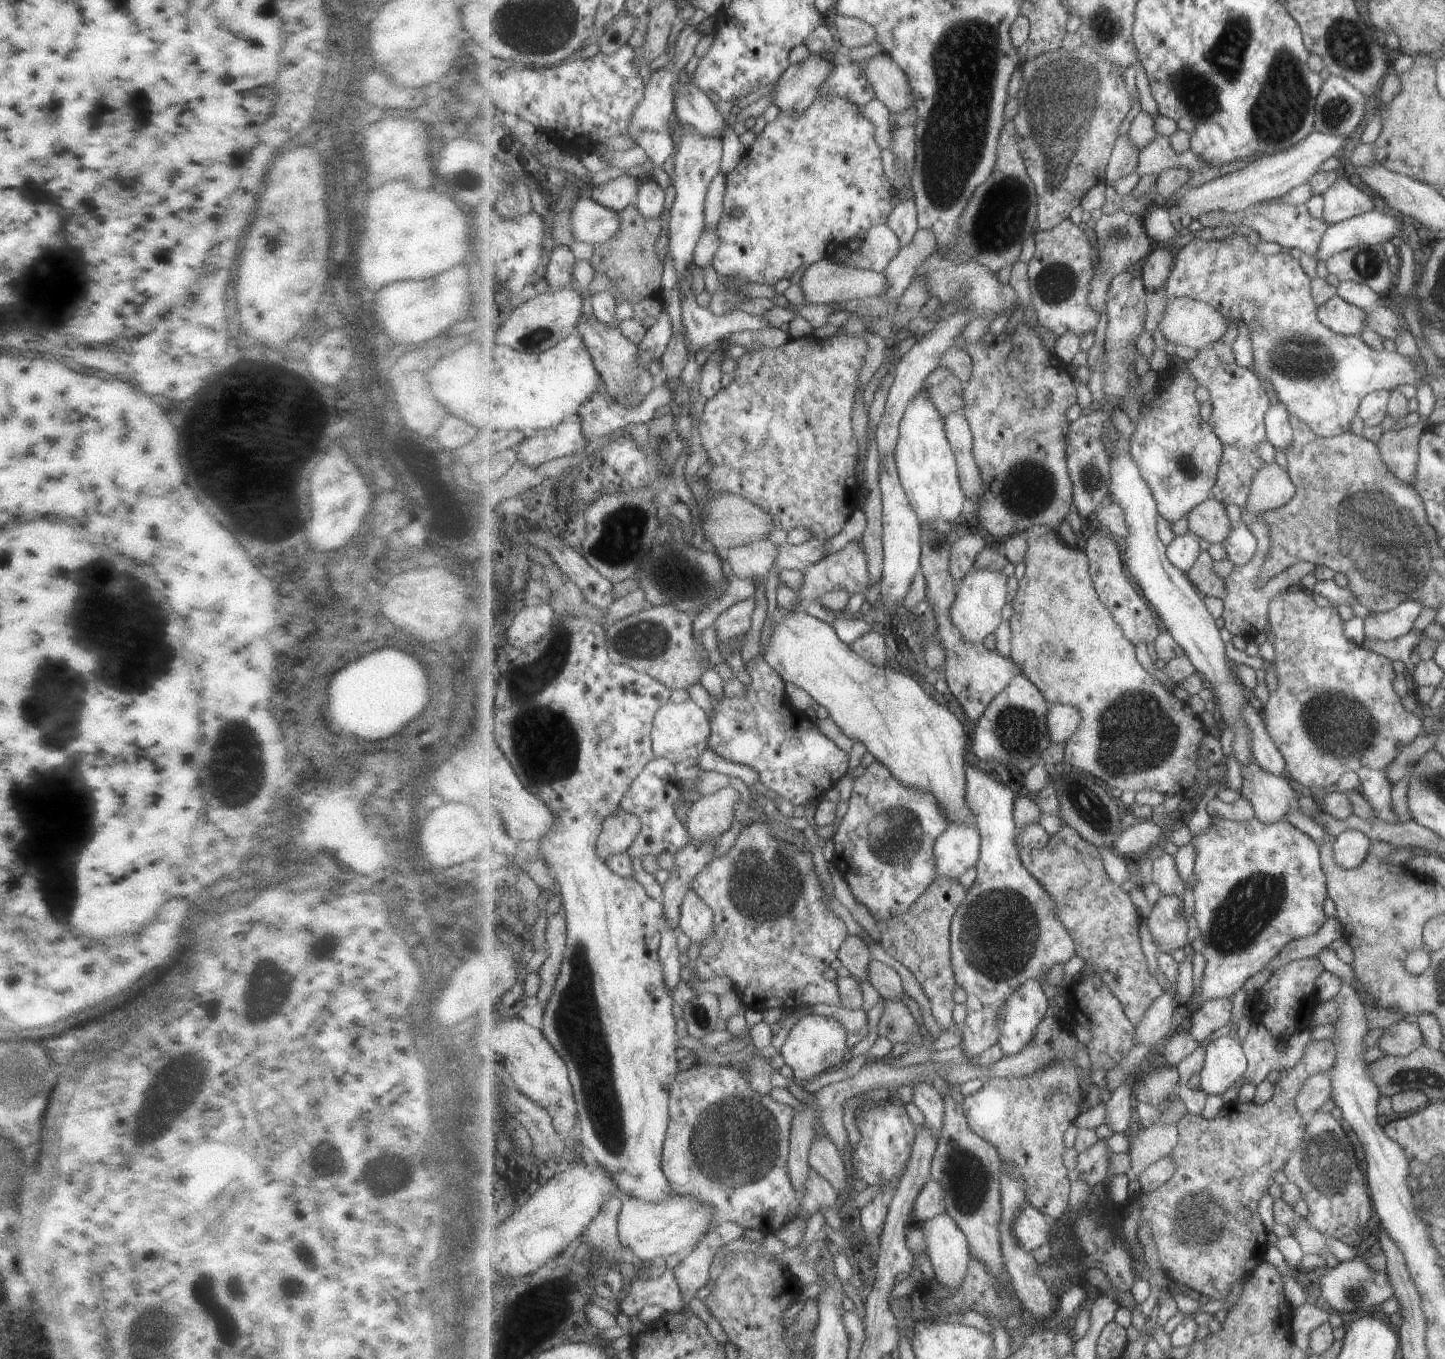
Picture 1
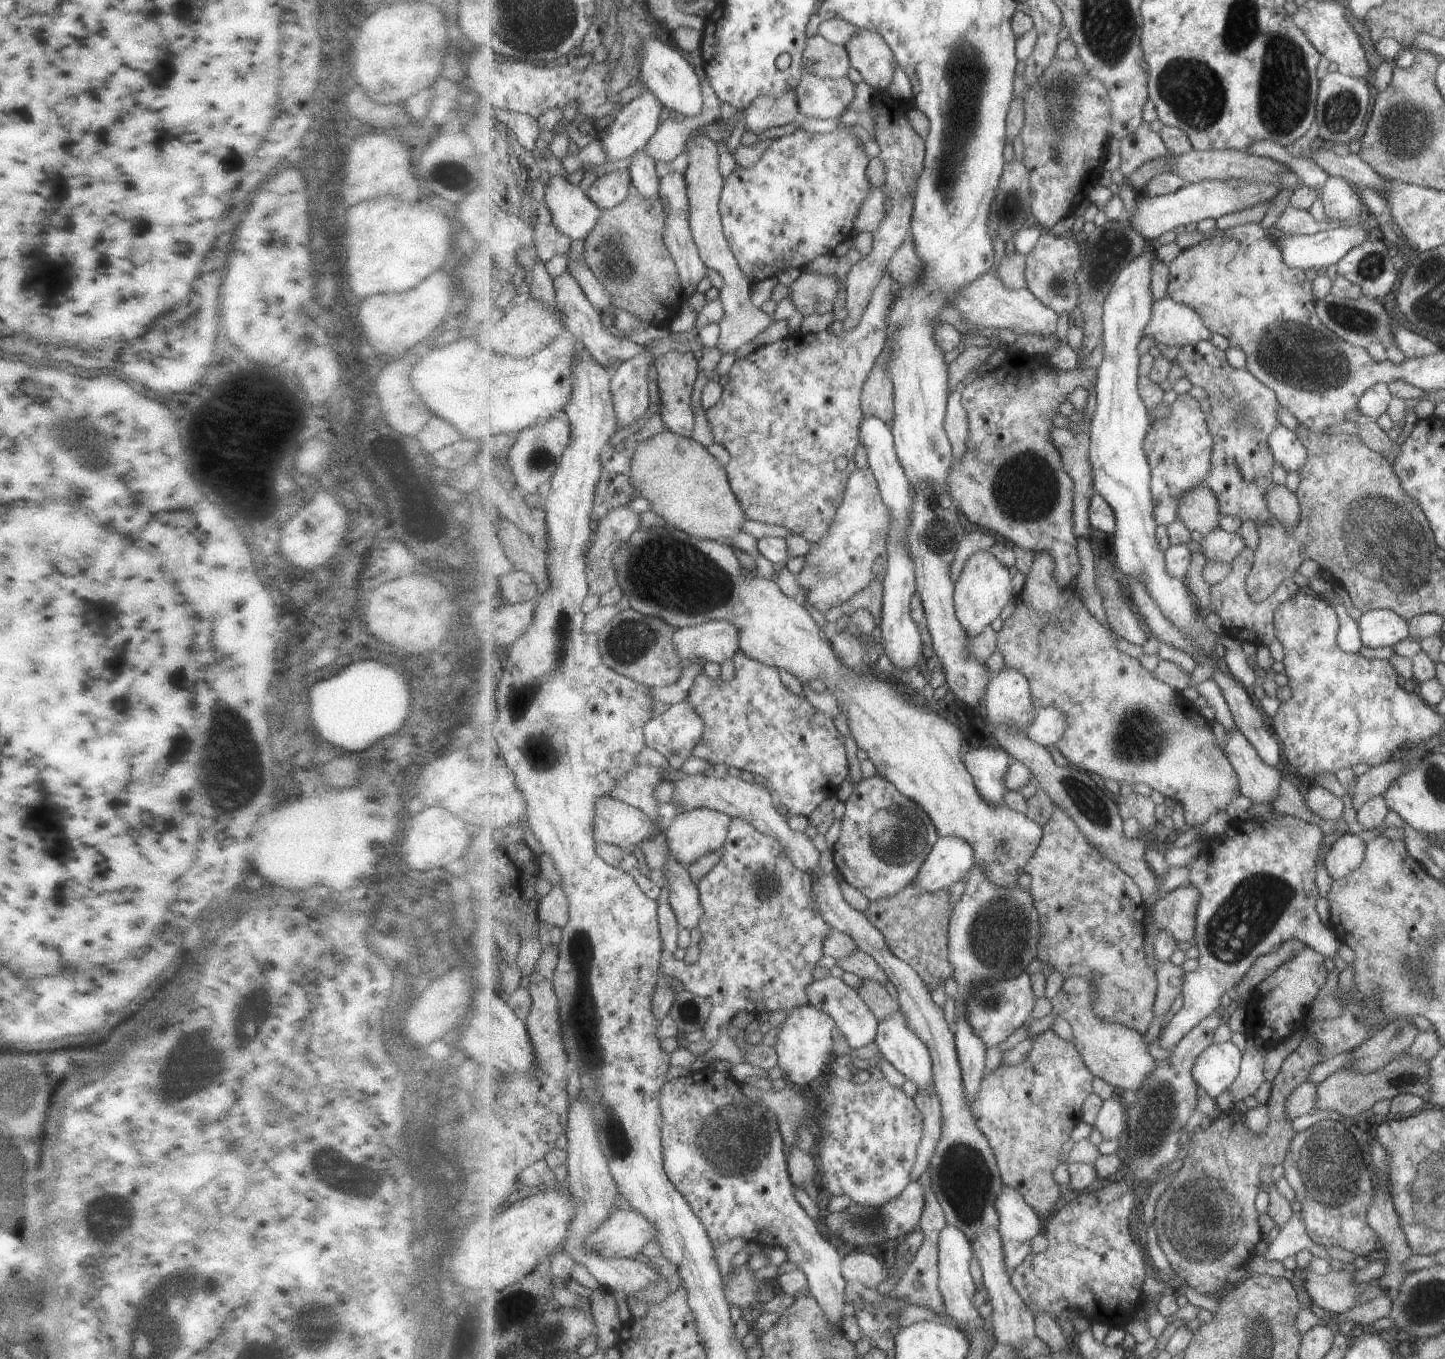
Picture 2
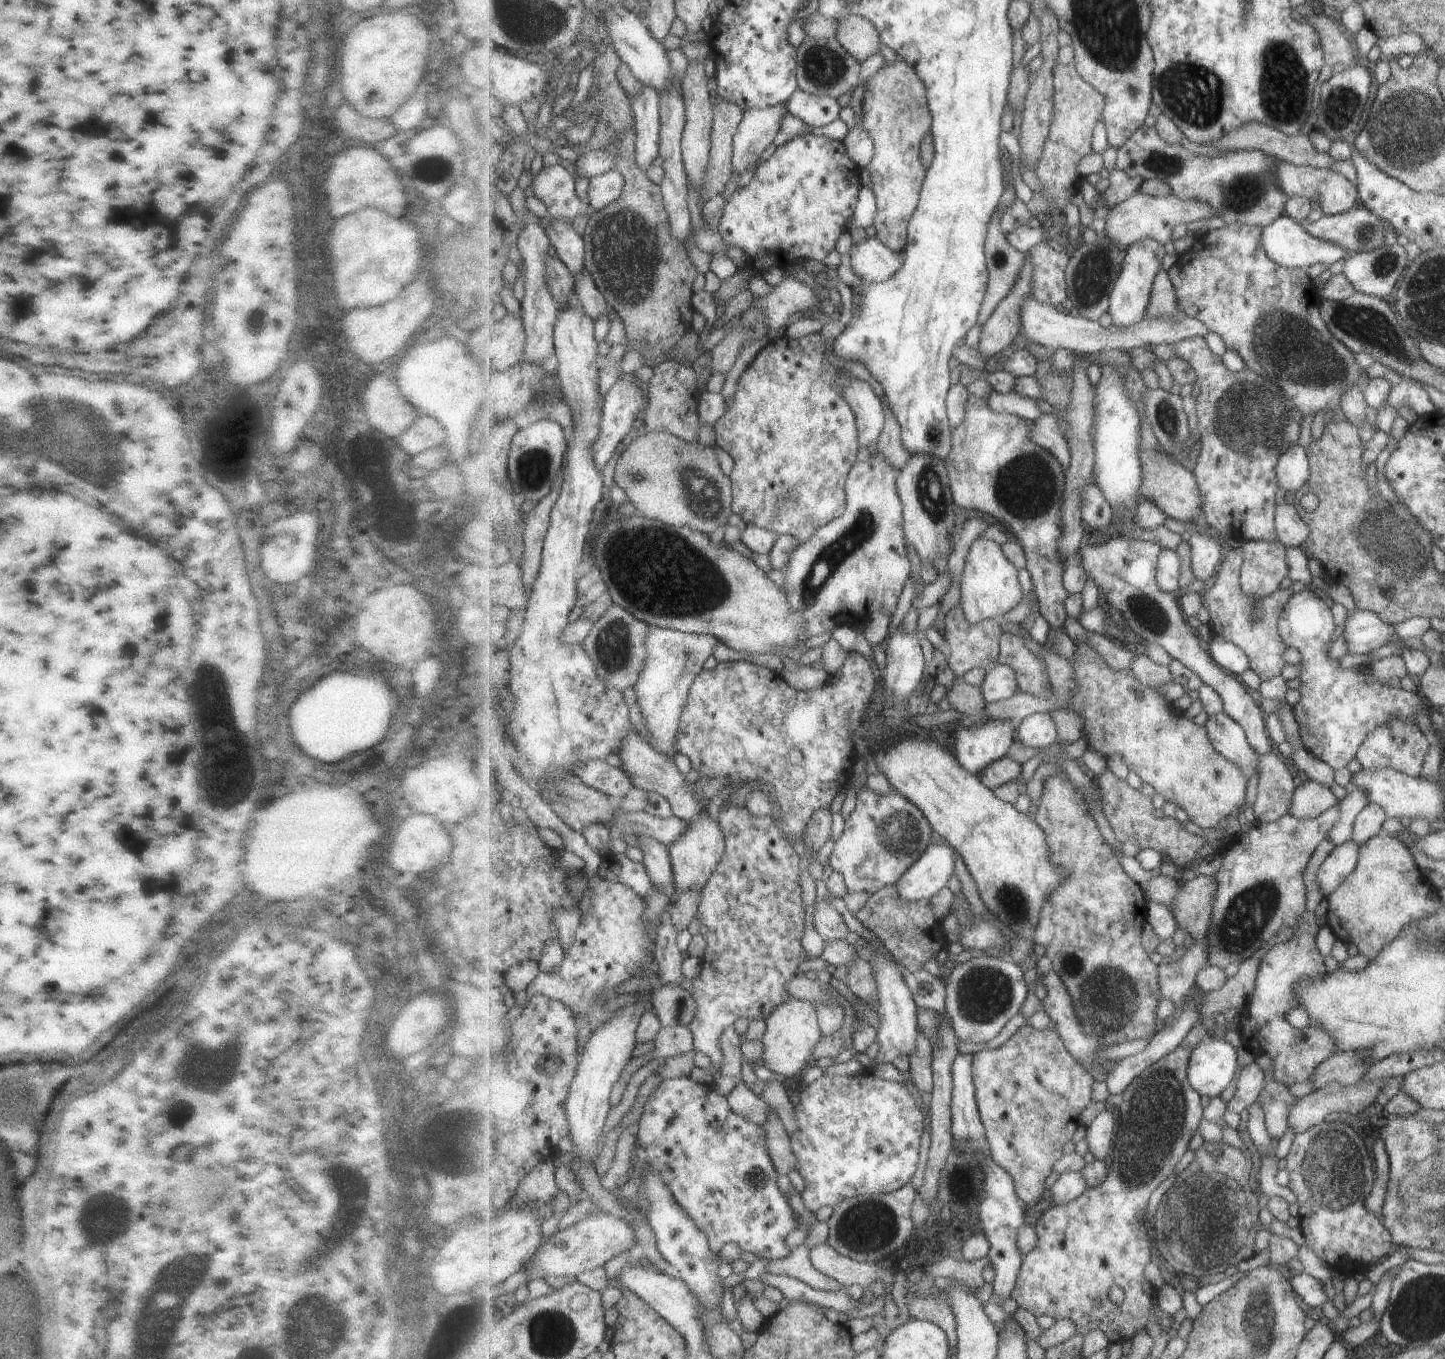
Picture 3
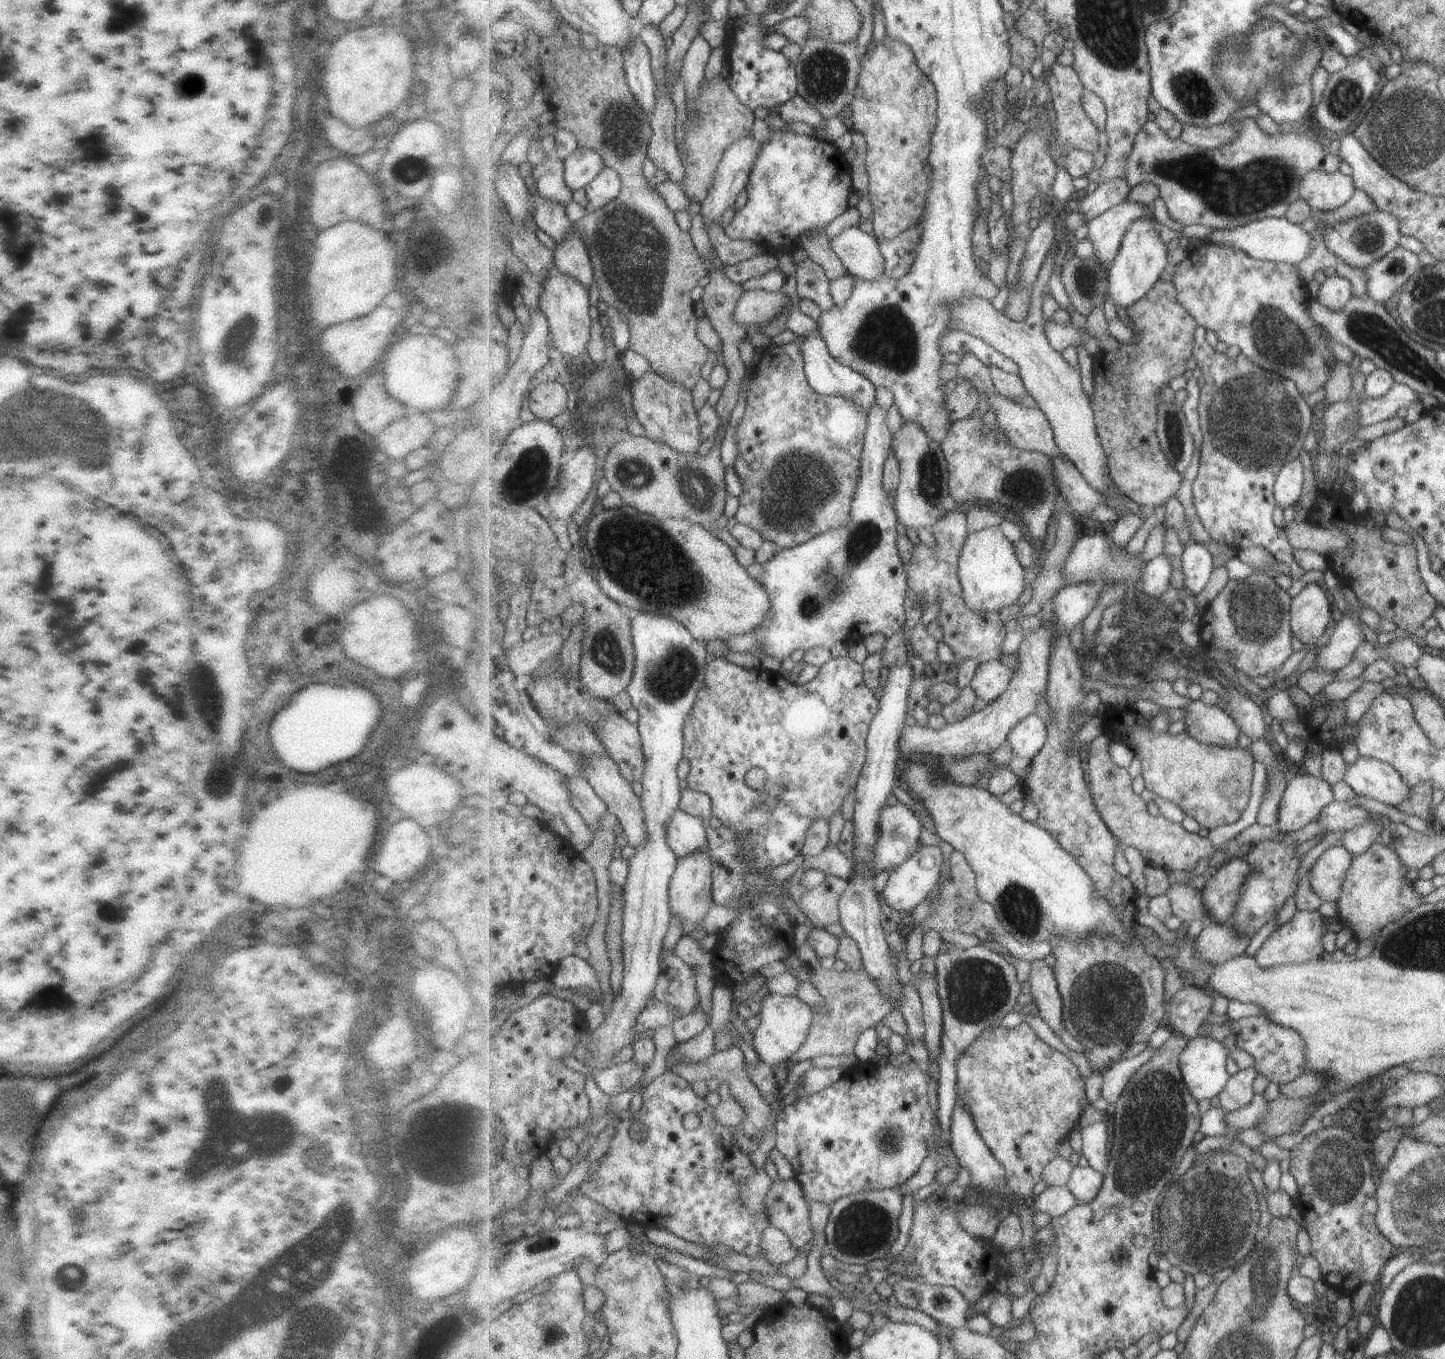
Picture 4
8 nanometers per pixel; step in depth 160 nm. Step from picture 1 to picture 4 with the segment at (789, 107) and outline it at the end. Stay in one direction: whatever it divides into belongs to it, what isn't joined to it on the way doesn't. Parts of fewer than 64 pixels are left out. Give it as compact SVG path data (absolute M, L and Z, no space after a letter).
M750 135L739 139L725 151L712 190L701 203L701 214L706 222L720 223L723 214L732 208L735 200L746 190L761 147L762 144Z

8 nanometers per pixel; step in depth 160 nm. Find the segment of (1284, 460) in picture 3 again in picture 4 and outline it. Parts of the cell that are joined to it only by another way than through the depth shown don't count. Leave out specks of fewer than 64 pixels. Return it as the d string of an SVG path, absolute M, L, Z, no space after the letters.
M1299 459L1288 462L1276 478L1274 495L1278 506L1281 509L1294 507L1301 498L1303 484L1305 484L1303 462Z

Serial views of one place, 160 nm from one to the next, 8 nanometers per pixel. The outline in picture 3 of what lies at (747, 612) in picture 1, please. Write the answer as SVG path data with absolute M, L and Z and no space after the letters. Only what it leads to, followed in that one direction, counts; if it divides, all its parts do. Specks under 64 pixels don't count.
M651 625L645 644L648 648L648 658L641 671L640 679L635 683L636 702L642 708L644 714L644 728L650 736L650 745L657 751L666 754L670 759L675 759L679 754L681 716L688 706L688 694L693 681L705 668L705 660L713 654L715 647L721 643L713 635L702 635L697 633L686 633L675 629L655 627Z

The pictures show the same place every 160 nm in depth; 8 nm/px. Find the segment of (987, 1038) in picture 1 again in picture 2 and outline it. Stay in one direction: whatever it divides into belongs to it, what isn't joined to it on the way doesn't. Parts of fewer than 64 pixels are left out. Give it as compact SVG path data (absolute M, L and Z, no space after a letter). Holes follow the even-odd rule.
M977 746L964 754L964 763L981 796L994 805L1003 805L1002 798L1008 791L1004 778L1011 761L1010 754L1001 746ZM973 866L960 900L955 904L948 930L950 943L949 960L954 968L958 984L956 1001L956 1047L960 1065L964 1072L964 1089L969 1106L980 1091L986 1068L988 1046L973 1030L966 1017L968 994L981 983L991 979L1008 979L1020 975L1033 958L1038 956L1038 944L1042 935L1040 916L1030 890L1015 887L1001 887L993 884L984 873L984 868Z

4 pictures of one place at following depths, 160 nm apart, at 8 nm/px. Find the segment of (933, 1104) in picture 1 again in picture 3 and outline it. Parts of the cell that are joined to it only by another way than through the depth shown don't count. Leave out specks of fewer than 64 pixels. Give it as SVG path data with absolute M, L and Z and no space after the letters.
M863 925L870 933L874 935L874 939L869 944L872 951L872 959L869 961L874 968L874 975L877 981L878 990L878 1016L880 1018L880 1027L878 1028L878 1040L879 1053L874 1058L874 1062L867 1062L866 1067L873 1067L876 1064L891 1063L895 1058L899 1056L910 1056L916 1047L916 1040L920 1033L920 1026L918 1023L918 1010L915 1000L913 1000L913 994L909 990L909 986L905 984L905 978L903 978L904 970L890 954L885 946L880 947L875 943L875 940L880 940L877 934L871 932L867 926Z

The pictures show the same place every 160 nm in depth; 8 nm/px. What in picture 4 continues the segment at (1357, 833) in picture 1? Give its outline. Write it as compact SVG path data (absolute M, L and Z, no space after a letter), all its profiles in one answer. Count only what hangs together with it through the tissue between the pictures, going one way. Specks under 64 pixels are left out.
M1343 845L1327 849L1310 870L1311 886L1324 900L1335 903L1344 892L1344 882L1354 856Z

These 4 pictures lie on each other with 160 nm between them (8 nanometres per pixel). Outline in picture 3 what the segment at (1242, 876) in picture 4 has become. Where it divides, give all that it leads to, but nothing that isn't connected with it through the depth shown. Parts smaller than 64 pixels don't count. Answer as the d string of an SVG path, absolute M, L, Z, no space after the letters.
M1201 870L1197 876L1187 881L1177 893L1174 903L1169 906L1174 910L1179 926L1195 941L1205 940L1212 928L1212 912L1218 894L1218 880L1211 871Z

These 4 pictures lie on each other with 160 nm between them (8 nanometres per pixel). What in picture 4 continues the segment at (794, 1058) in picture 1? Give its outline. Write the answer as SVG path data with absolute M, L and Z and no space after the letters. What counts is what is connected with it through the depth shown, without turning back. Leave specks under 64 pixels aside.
M769 993L762 1000L758 1027L752 1032L752 1045L761 1060L771 1066L789 1063L792 1056L800 1050L809 1031L812 1030L815 1008L797 996L783 996Z

